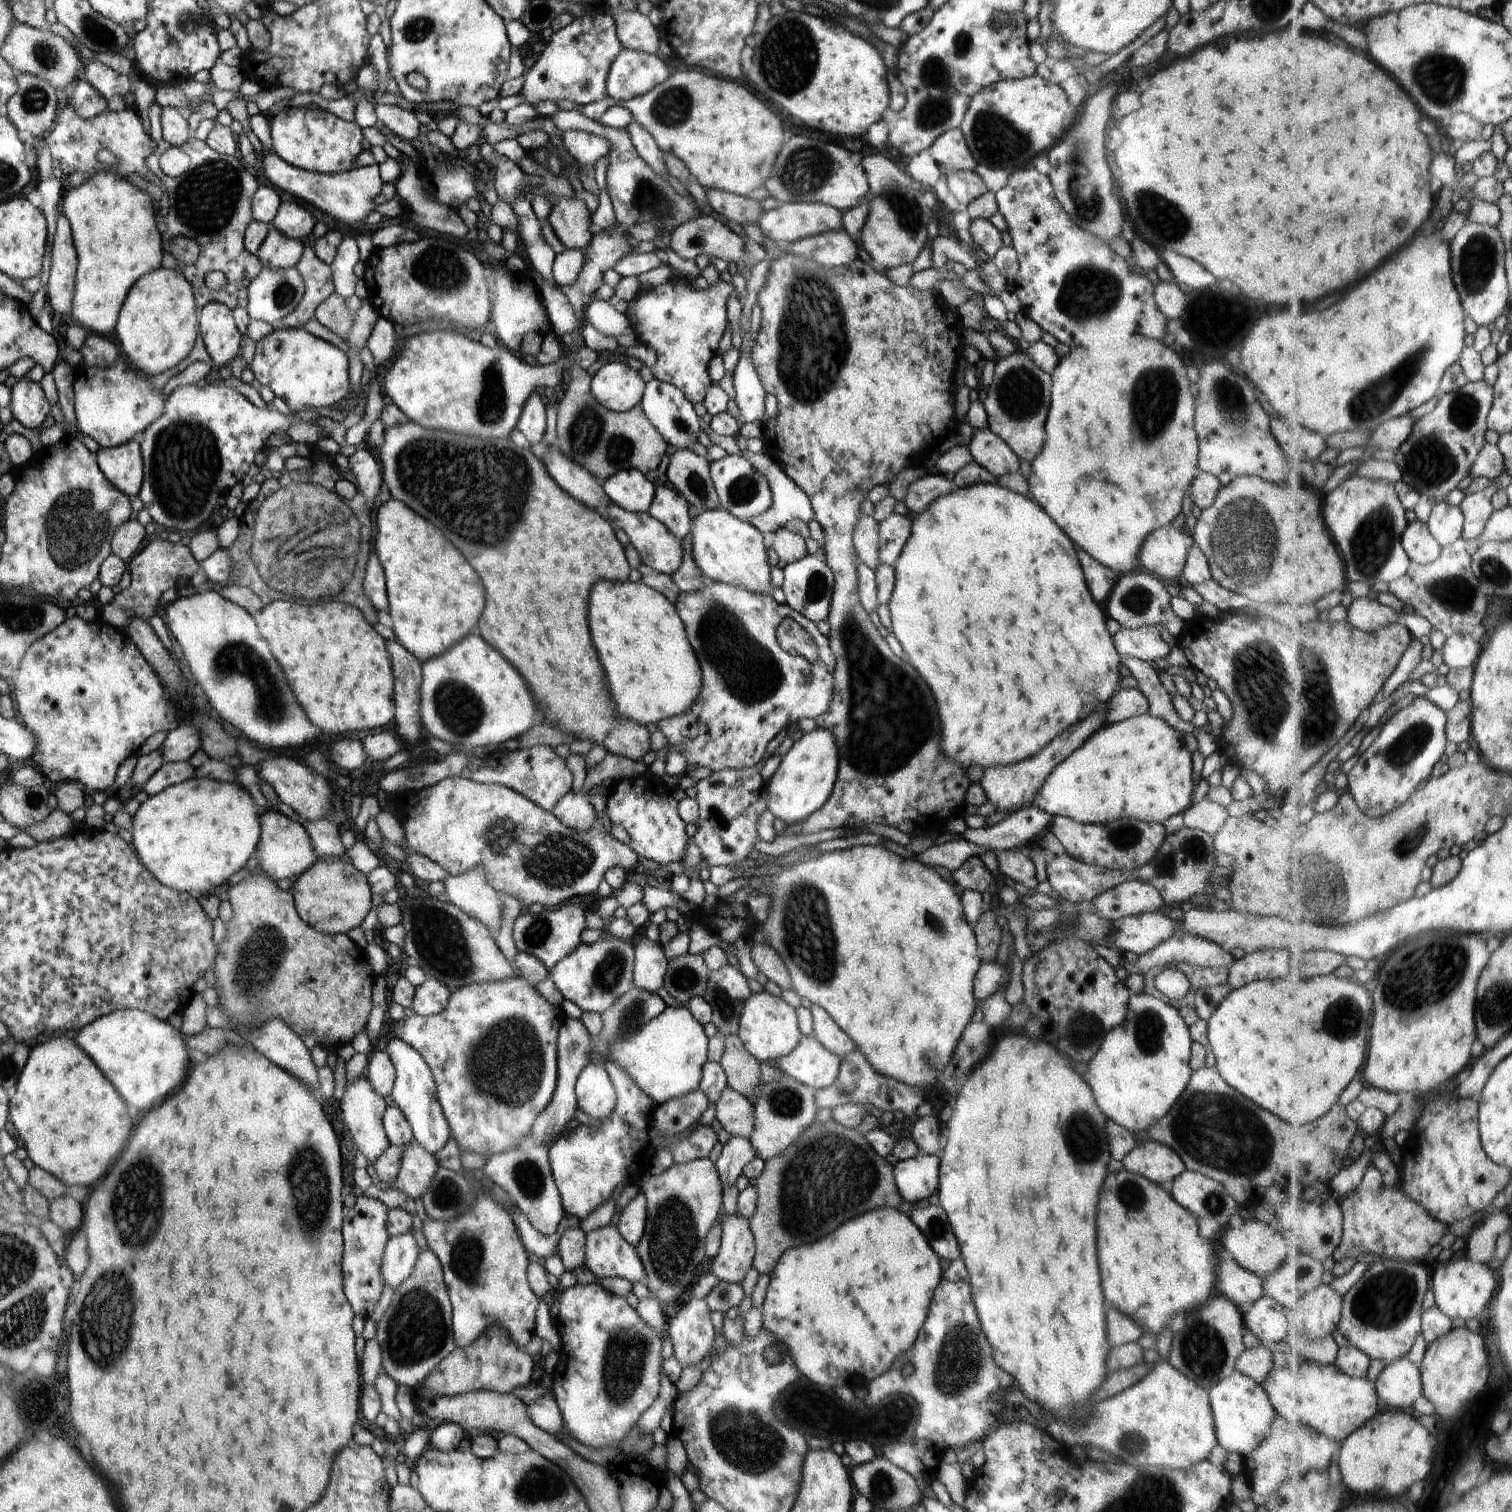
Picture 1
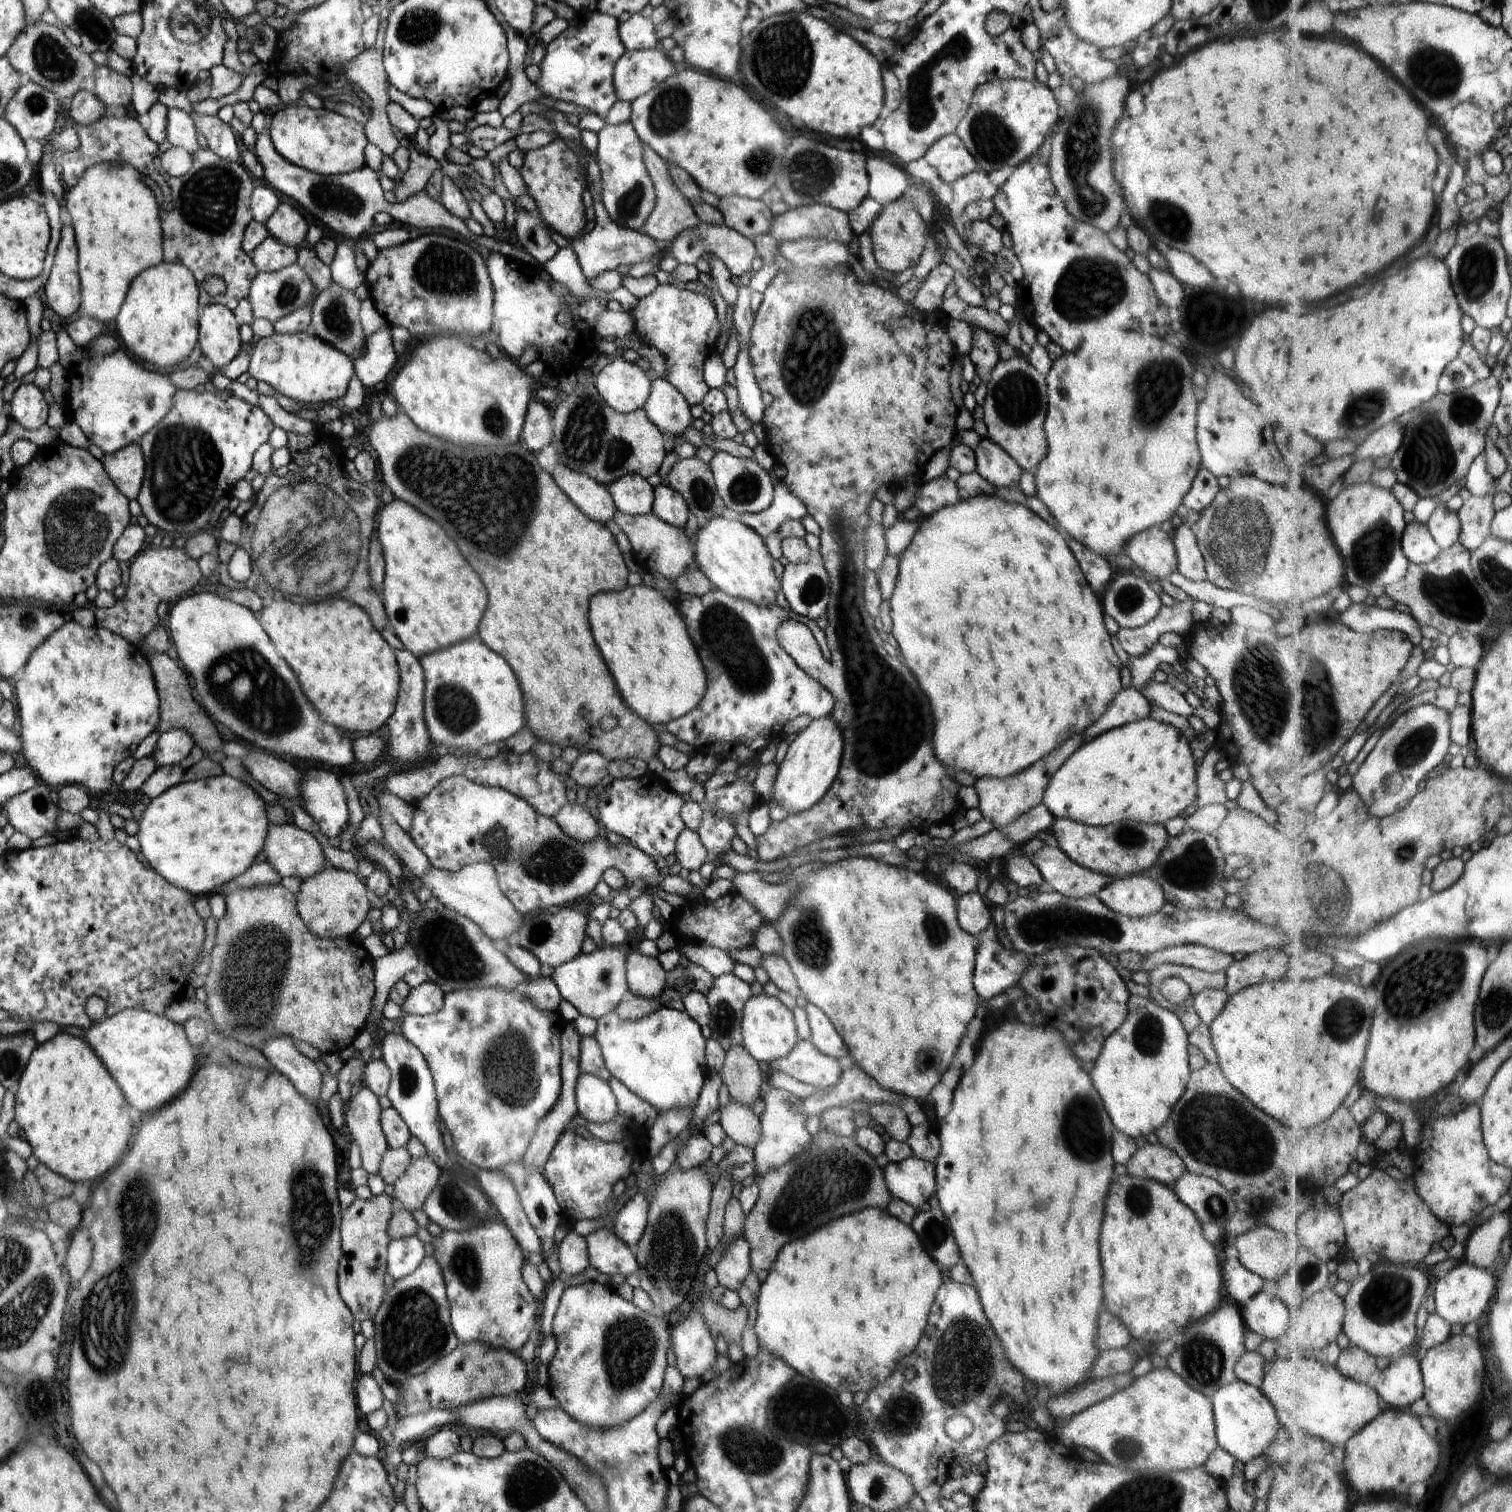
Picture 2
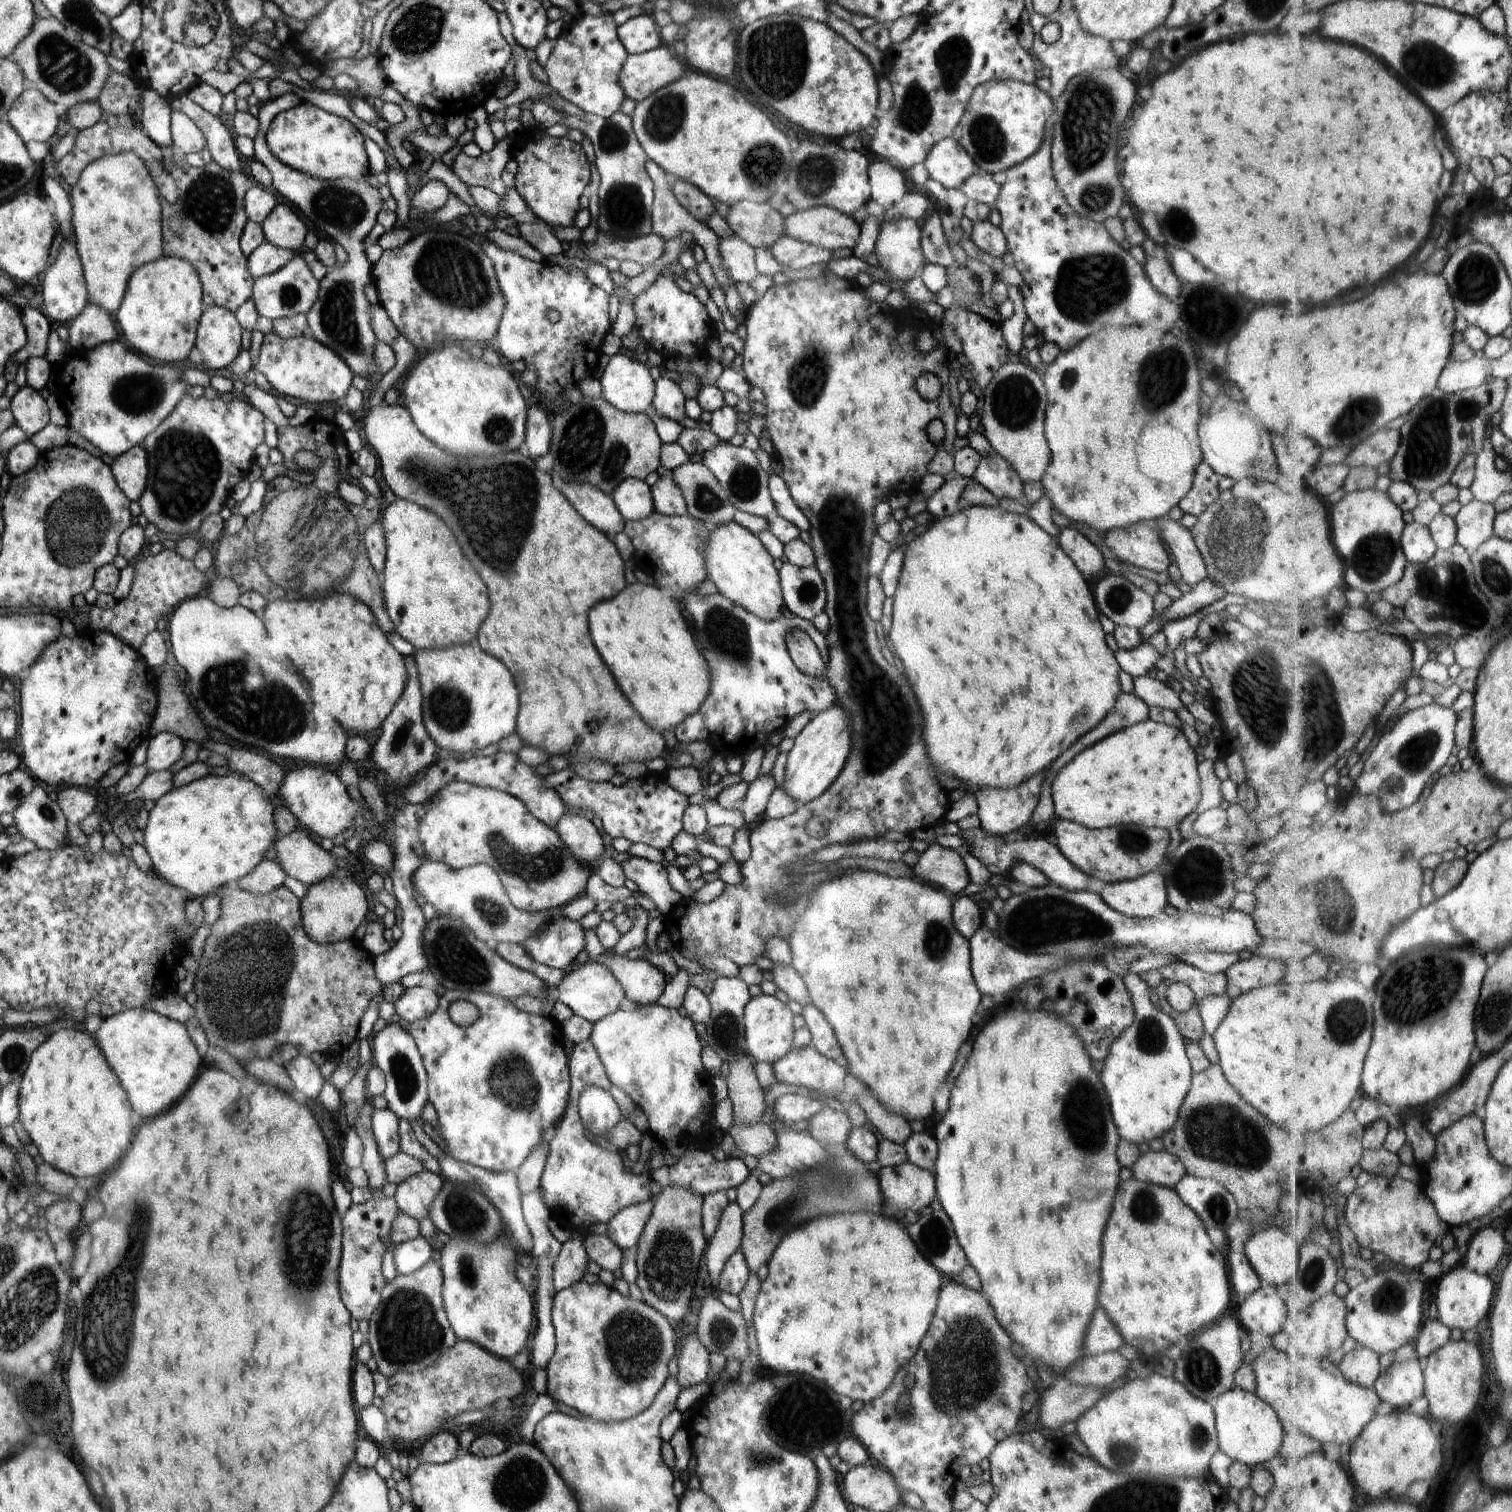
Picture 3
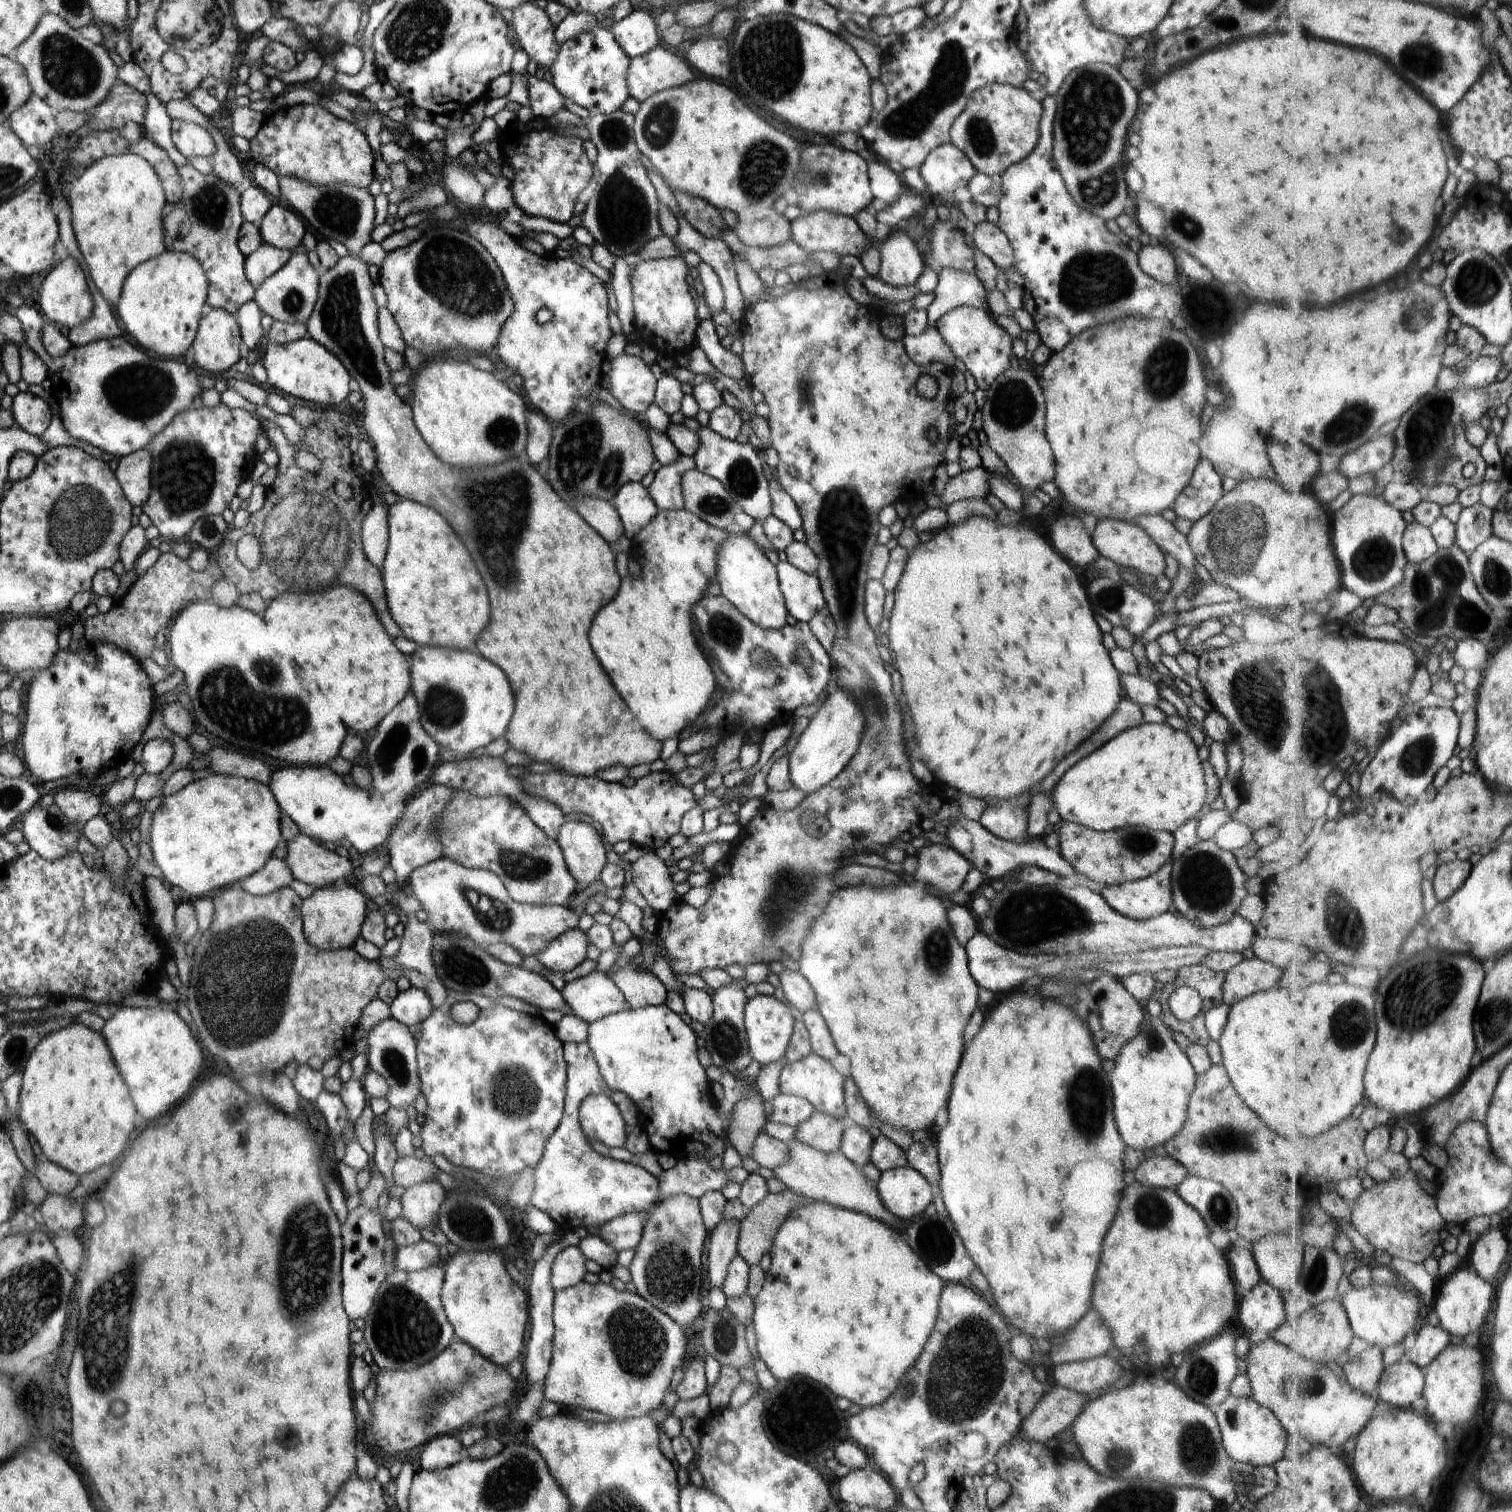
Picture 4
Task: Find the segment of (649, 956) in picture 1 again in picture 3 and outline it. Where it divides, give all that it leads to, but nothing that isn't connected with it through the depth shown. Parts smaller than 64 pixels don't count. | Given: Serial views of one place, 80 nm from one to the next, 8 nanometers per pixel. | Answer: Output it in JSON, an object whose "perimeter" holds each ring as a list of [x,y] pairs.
{"perimeter":[[[601,954],[594,962],[611,970],[622,985],[629,1005],[656,1005],[664,992],[666,975],[642,958],[630,960],[623,956]]]}

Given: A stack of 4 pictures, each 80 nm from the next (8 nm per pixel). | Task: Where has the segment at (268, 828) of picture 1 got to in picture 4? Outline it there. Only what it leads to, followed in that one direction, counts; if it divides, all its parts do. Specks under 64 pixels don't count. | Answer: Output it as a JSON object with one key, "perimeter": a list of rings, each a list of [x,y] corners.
{"perimeter":[[[298,834],[287,844],[286,864],[295,880],[314,889],[350,880],[352,862],[326,847],[316,844],[311,837]]]}

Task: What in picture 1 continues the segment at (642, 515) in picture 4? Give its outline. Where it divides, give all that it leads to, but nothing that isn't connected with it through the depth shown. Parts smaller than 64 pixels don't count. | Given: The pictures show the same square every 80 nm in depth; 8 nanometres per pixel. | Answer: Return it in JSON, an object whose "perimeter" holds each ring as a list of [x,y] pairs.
{"perimeter":[[[635,468],[621,470],[601,481],[615,505],[631,513],[646,513],[655,497],[655,486]]]}

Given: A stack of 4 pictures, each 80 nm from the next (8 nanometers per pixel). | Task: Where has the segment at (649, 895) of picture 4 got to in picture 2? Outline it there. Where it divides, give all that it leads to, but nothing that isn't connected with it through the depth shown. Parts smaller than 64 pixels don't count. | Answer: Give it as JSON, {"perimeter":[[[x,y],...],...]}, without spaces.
{"perimeter":[[[455,776],[444,779],[442,782],[439,782],[417,805],[413,806],[415,810],[413,811],[413,821],[411,824],[411,831],[408,833],[410,838],[414,841],[414,844],[428,857],[432,867],[436,867],[442,870],[447,870],[448,872],[456,872],[462,870],[466,865],[472,863],[488,863],[495,868],[495,873],[497,876],[498,884],[500,885],[501,891],[504,893],[504,896],[510,900],[513,904],[513,907],[521,913],[523,916],[527,917],[536,912],[544,912],[546,910],[552,911],[555,909],[561,908],[562,904],[565,906],[570,906],[575,901],[576,898],[586,897],[590,892],[594,891],[594,887],[602,873],[608,867],[617,868],[628,880],[631,882],[633,880],[642,880],[644,884],[650,890],[656,892],[660,887],[660,882],[664,878],[666,871],[662,871],[657,868],[657,864],[648,856],[645,852],[642,852],[640,849],[634,846],[626,844],[616,844],[613,838],[606,838],[612,840],[611,846],[605,842],[600,836],[592,839],[592,842],[583,843],[574,840],[572,837],[569,837],[567,834],[562,832],[562,829],[554,819],[549,819],[543,817],[541,814],[538,814],[528,802],[522,800],[519,796],[508,792],[500,787],[489,787],[484,785],[476,784],[475,782],[470,782],[467,778],[463,776]]]}

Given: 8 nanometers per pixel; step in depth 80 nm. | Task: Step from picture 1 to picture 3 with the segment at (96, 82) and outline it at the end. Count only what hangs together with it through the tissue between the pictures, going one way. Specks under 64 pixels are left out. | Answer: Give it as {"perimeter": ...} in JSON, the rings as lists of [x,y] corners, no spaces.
{"perimeter":[[[110,73],[96,100],[102,112],[114,116],[134,116],[139,109],[139,86],[127,76]]]}

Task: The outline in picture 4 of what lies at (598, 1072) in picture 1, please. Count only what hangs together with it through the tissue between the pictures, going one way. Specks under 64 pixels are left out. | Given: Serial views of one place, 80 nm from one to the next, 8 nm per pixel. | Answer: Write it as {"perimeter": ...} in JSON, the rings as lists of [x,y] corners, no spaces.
{"perimeter":[[[591,1094],[580,1104],[580,1124],[591,1140],[608,1148],[625,1148],[628,1127],[608,1094]]]}

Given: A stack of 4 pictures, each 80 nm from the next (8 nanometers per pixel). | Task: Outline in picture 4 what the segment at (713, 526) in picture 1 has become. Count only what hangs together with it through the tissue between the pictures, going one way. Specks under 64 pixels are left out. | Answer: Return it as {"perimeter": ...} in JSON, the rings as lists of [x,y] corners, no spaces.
{"perimeter":[[[731,533],[716,552],[716,582],[722,595],[754,624],[773,630],[786,626],[788,610],[780,591],[776,566],[748,533]]]}

